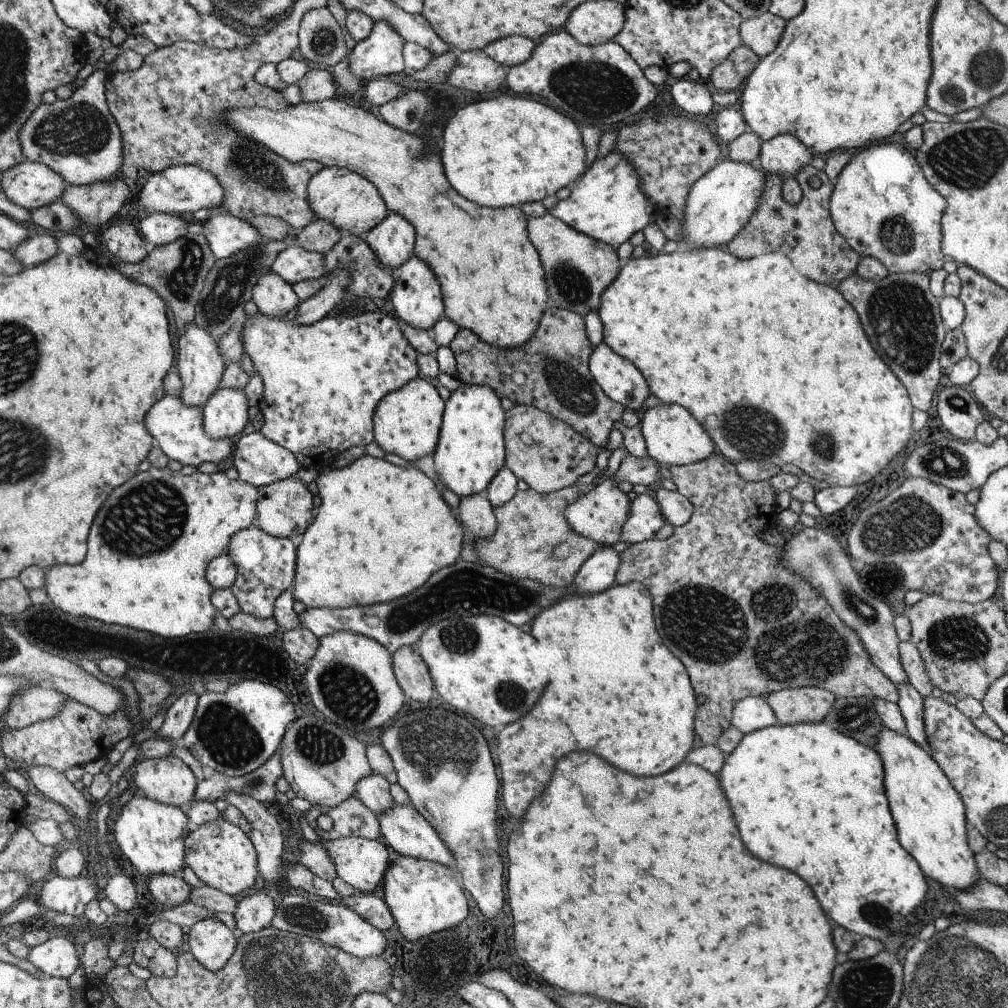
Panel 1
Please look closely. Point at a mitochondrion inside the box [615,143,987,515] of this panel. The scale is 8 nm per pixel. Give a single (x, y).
(900, 316)

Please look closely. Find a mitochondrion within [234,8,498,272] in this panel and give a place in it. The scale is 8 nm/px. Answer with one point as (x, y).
(322, 43)

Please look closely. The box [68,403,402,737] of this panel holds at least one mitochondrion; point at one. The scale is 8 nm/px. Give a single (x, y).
(122, 521)

